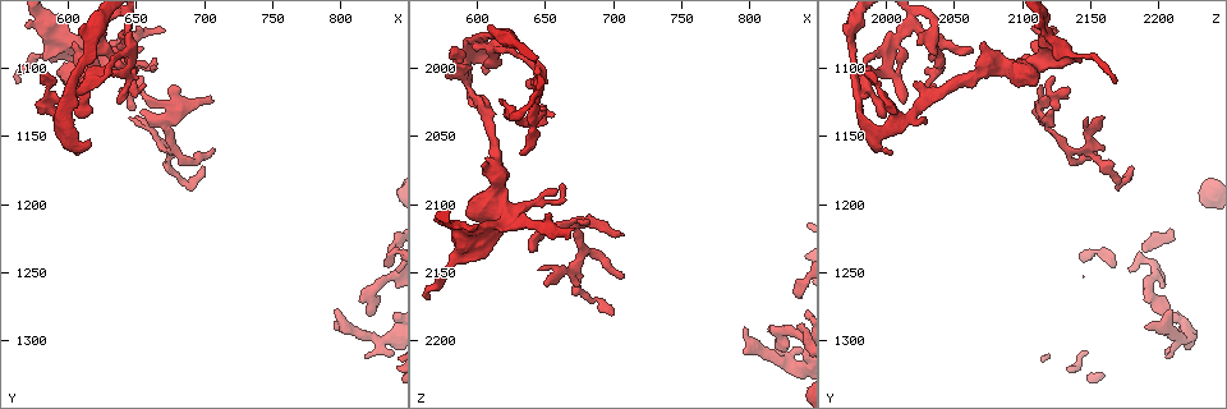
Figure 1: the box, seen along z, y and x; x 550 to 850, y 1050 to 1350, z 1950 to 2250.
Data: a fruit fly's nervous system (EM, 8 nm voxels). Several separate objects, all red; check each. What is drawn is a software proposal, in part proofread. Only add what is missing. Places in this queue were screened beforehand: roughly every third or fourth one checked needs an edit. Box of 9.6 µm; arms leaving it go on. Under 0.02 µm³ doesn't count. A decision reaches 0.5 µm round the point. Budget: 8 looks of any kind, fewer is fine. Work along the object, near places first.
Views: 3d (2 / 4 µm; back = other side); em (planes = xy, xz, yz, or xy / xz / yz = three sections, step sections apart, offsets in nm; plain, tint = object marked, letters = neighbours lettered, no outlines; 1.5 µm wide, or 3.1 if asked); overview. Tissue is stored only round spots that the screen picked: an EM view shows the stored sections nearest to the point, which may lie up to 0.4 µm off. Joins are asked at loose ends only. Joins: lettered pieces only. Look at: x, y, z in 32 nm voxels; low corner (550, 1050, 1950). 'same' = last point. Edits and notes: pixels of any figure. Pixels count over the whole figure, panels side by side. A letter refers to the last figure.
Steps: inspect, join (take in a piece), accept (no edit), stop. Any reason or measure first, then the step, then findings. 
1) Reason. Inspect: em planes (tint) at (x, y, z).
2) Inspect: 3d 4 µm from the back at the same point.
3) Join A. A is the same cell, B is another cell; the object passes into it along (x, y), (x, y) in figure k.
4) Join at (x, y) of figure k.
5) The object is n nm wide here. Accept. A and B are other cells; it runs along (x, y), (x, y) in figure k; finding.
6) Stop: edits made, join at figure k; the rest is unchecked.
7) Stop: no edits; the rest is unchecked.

Free end. Inspect: em planes (letters) at (818, 1310, 2208).

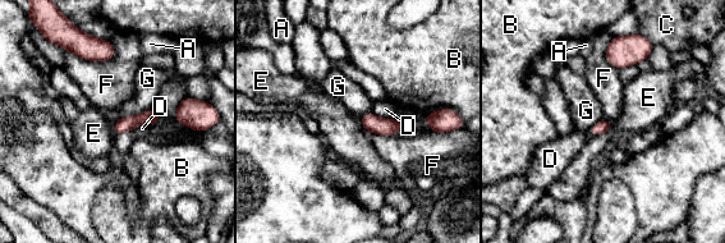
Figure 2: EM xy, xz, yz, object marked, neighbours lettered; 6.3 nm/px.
Join D. D is the same cell, A, B, C, E, F and G are other cells; the neuron continues.

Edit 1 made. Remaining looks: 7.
An open end. Inspect: 3d 4 µm at (672, 1072, 2118).

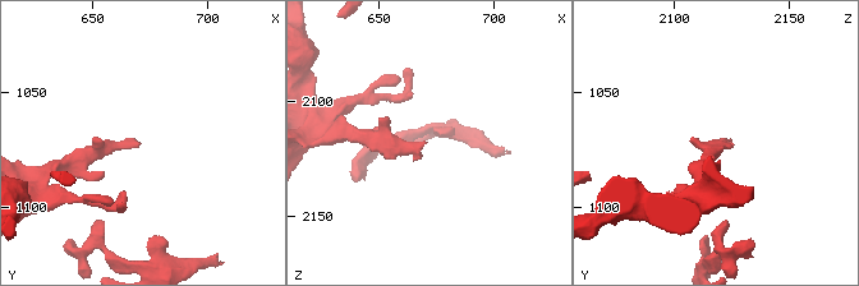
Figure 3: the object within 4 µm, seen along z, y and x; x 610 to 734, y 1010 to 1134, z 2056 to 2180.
Inspect: em planes (plain) at (672, 1071, 2119).

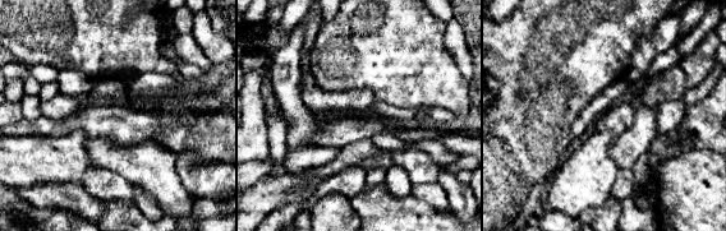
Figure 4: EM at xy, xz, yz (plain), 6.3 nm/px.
Inspect: em planes (letters) at the same point.

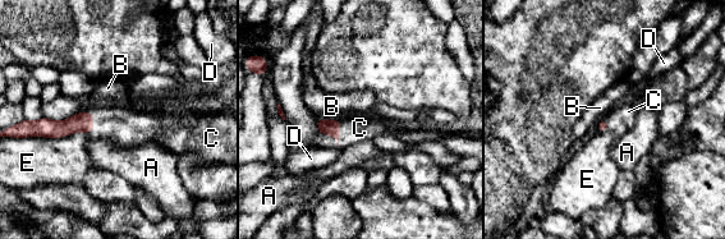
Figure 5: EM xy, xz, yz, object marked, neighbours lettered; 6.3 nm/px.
Join C. C is the same cell, A, B, D and E are other cells; the object passes into it along (325, 127), (338, 138), (354, 129) in figure 5; the neuron continues.

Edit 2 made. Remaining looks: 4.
Inspect: overview.

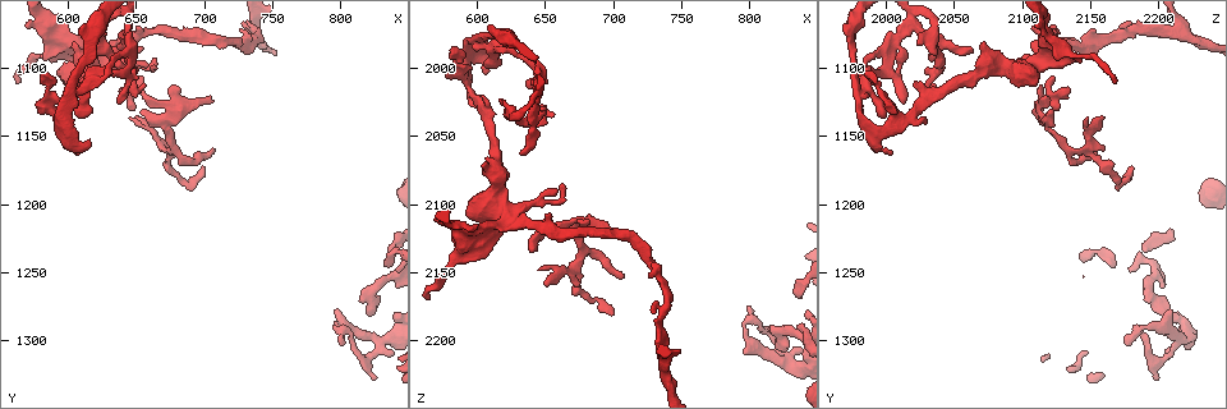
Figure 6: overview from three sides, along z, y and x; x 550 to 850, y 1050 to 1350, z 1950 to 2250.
Stops while still wide. Inspect: 3d 4 µm at (604, 1080, 2072).

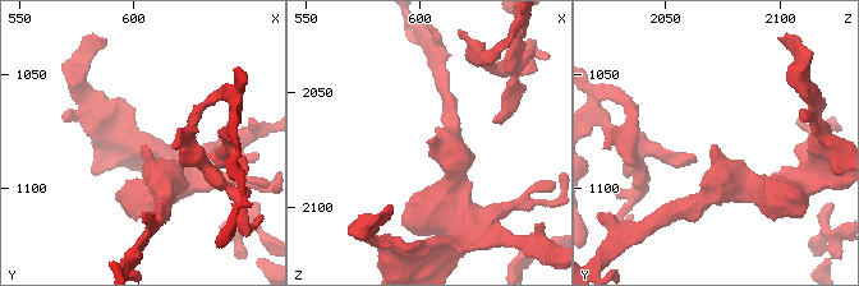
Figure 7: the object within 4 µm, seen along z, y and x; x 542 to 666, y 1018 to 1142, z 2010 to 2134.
Inspect: em yz step 4 (letters) at (604, 1081, 2071).

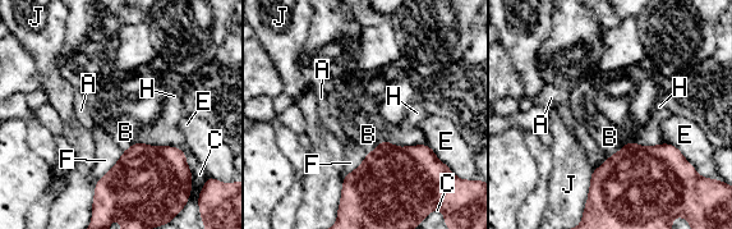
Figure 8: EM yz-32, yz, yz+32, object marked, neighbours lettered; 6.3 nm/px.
The longest contact is with B, 340 nm. Accept. A, B, C, E, F, H and J are other cells; none of them fits.

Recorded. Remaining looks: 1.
Stop: edits made, join at figure 2, join at figure 5; the rest is unchecked.

